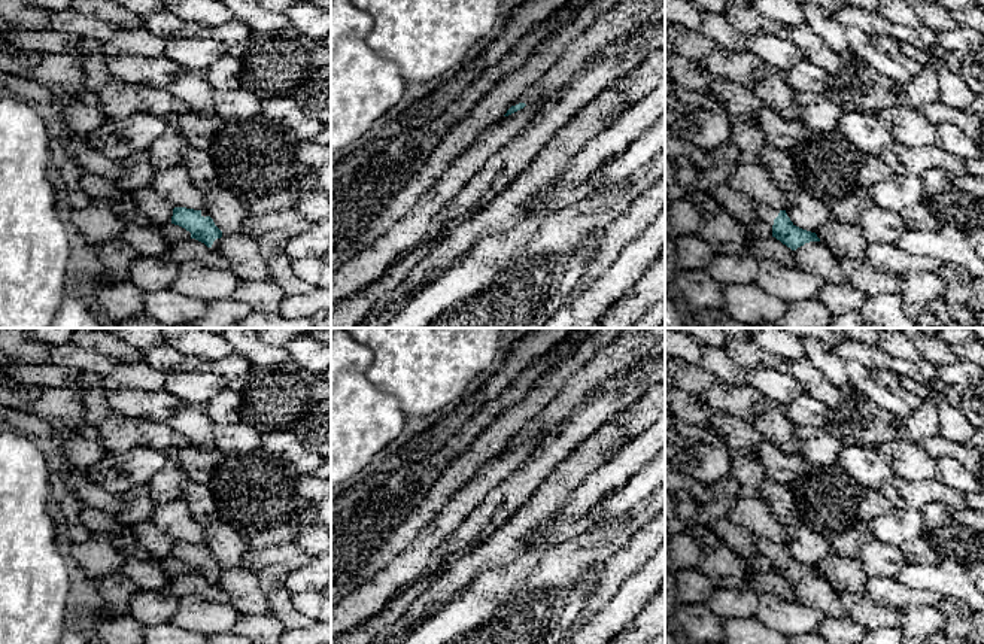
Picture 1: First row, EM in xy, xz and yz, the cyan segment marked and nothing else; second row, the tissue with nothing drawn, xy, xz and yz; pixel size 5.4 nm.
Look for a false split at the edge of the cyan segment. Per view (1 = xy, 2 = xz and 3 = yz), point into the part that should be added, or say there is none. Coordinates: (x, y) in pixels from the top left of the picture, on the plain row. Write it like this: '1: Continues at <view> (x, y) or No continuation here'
1: Continues at xy (216, 577)
2: Continues at xz (629, 348)
3: Continues at yz (762, 546)

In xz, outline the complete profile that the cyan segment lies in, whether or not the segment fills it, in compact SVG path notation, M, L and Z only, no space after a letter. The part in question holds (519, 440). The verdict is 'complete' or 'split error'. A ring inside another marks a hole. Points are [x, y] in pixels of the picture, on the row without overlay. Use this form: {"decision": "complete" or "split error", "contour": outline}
{"decision": "split error", "contour": "M626 328L610 344L601 347L583 368L577 370L564 389L513 437L504 450L526 438L537 437L540 441L546 434L553 432L595 386L616 371L640 364L663 337L665 328Z"}

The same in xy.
{"decision": "split error", "contour": "M174 541L171 558L179 559L191 566L191 572L204 577L212 584L221 580L222 565L215 559L213 553L203 544L186 541Z"}

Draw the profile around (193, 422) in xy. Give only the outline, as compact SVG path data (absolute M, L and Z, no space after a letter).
M186 405L179 410L167 423L185 435L189 444L200 449L215 449L216 423L206 414L203 407Z

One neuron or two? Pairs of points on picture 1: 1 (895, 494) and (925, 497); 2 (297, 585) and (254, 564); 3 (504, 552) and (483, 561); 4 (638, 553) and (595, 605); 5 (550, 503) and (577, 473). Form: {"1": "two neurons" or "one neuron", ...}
{"1": "one neuron", "2": "two neurons", "3": "one neuron", "4": "one neuron", "5": "one neuron"}

